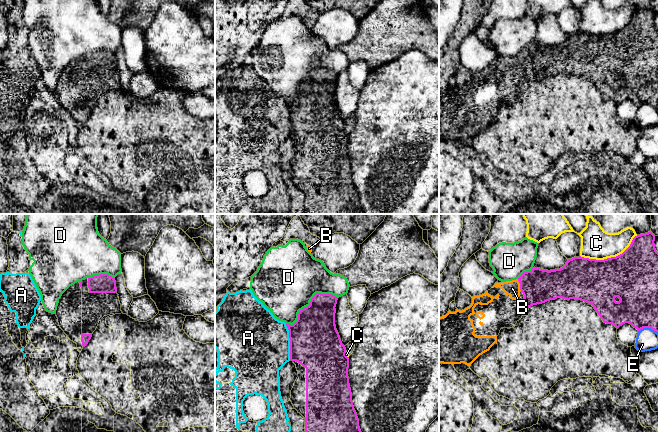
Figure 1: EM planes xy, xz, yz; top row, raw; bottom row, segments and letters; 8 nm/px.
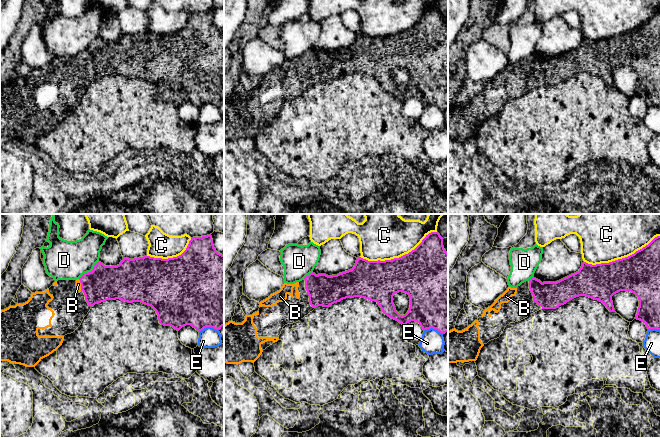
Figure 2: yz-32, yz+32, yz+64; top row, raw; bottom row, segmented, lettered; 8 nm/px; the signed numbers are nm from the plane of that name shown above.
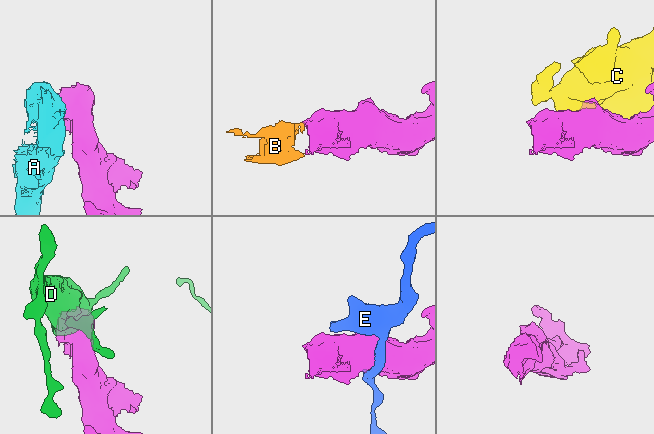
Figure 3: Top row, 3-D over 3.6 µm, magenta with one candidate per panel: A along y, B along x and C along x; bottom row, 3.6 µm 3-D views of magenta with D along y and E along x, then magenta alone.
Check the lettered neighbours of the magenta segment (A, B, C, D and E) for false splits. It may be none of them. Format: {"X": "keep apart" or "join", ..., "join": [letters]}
{"A": "keep apart", "B": "join", "C": "keep apart", "D": "keep apart", "E": "keep apart", "join": ["B"]}

